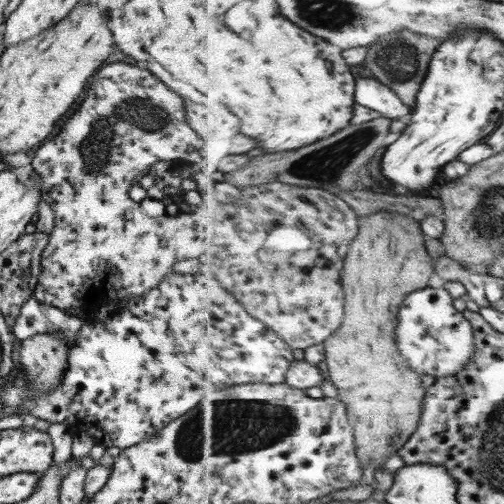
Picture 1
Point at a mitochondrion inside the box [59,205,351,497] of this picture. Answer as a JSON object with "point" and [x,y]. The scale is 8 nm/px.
{"point":[220,429]}

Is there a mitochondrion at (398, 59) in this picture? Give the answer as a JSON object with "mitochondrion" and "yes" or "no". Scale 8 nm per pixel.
{"mitochondrion":"yes"}

